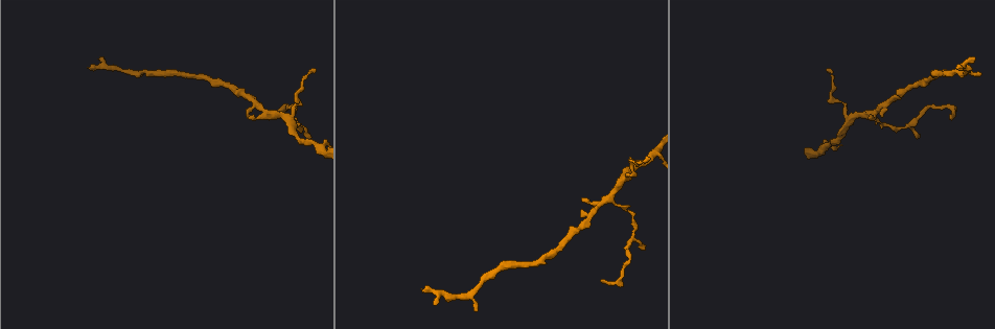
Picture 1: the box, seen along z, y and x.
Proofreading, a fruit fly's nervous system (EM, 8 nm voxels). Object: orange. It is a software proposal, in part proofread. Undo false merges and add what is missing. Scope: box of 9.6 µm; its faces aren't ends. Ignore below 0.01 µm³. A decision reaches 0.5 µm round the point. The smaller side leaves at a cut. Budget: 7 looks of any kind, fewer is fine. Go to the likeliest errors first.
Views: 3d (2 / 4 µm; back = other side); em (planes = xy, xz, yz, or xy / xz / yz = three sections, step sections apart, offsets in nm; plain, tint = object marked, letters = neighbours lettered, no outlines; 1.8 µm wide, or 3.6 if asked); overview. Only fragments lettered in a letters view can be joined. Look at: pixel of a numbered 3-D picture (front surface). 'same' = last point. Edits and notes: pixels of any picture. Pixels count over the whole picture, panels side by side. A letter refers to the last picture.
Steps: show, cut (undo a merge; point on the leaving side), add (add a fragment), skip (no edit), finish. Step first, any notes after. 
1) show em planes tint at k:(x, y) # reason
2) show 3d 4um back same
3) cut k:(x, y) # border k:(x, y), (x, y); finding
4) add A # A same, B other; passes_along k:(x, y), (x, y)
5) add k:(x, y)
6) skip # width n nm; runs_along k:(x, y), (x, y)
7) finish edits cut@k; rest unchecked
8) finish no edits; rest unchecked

show em 3.6um planes letters at 1:(870, 119) # branch stops here

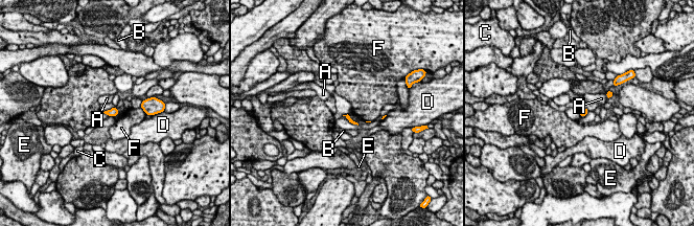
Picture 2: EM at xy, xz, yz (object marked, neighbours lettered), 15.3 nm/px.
skip # A other, B other, C other, D other, E other, F other; border 2:(140, 107), (146, 114); none of them fits

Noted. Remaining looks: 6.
show em xz step 8 letters at 1:(601, 281) # branch stops here

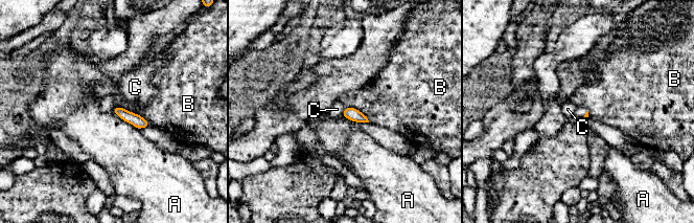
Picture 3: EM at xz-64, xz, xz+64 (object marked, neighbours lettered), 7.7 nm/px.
show em planes letters same

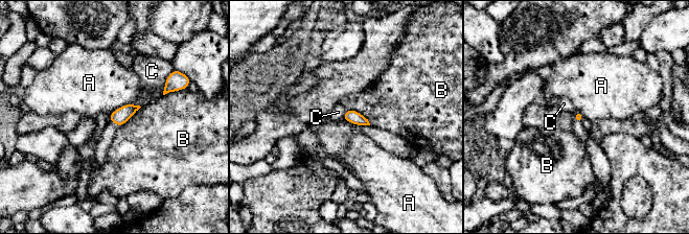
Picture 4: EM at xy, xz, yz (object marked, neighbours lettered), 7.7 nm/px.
skip # width 70 nm; A other, B other, C other; border 4:(131, 102), (117, 108), (110, 115); no lettered fragment goes on from it

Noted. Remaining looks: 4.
show 3d 2um at 1:(979, 72) # branch stops here

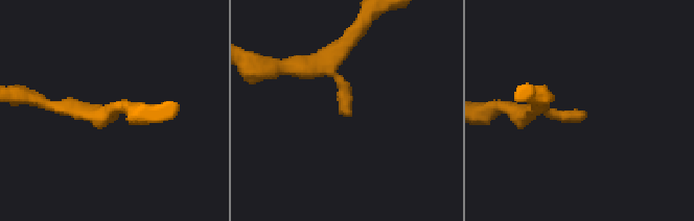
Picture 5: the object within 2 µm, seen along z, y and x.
show em planes letters at 5:(585, 113)

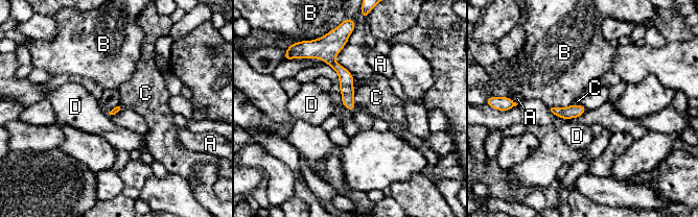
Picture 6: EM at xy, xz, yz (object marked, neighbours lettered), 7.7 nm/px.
skip # A other, B other, C other, D other; border 6:(355, 90), (354, 106); none of them fits

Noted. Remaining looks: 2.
finish no edits; rest unchecked

